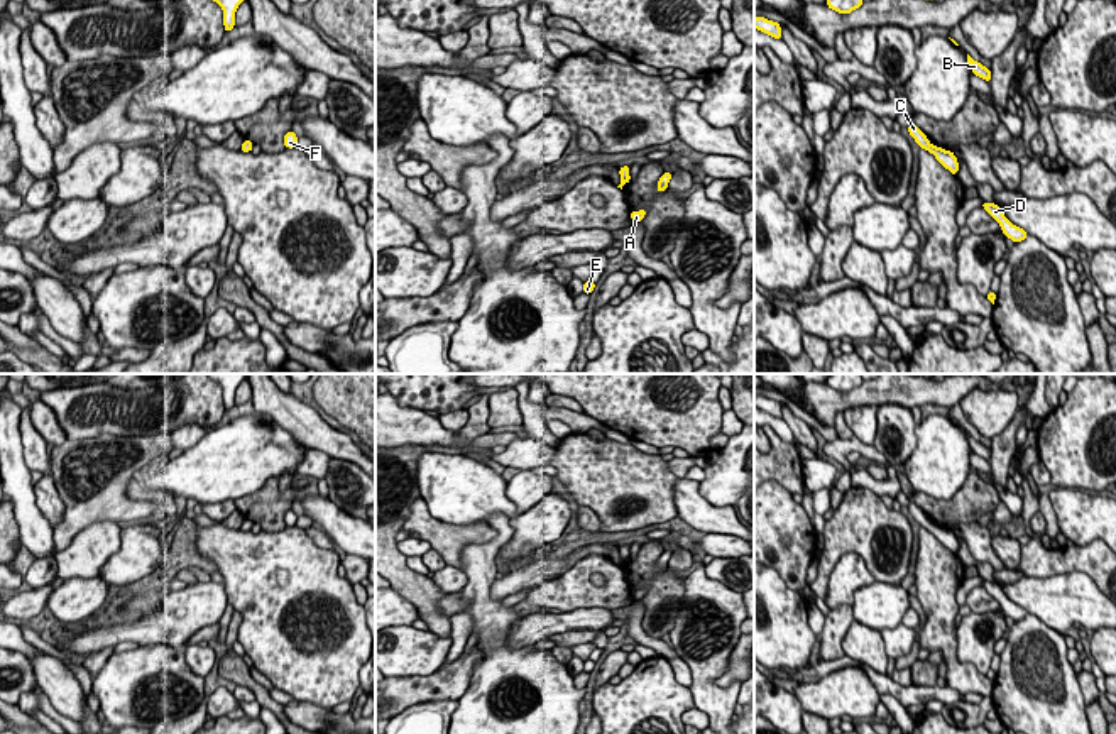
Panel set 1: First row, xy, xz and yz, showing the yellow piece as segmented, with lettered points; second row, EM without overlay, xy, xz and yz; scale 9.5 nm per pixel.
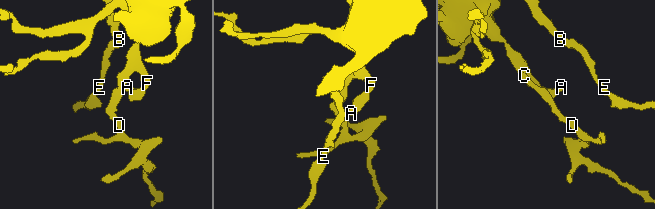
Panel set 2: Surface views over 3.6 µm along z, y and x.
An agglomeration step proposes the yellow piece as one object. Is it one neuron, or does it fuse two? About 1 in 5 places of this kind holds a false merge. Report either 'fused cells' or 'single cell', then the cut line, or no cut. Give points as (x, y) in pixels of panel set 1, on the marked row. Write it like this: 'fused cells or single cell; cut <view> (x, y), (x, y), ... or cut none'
single cell; cut none

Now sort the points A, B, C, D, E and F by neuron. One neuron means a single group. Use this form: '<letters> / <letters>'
A B C D E F

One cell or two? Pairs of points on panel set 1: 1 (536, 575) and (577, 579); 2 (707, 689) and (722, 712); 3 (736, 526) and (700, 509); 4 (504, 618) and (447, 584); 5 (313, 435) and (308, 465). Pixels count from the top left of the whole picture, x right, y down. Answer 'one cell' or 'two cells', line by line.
1: two cells
2: one cell
3: one cell
4: two cells
5: two cells

